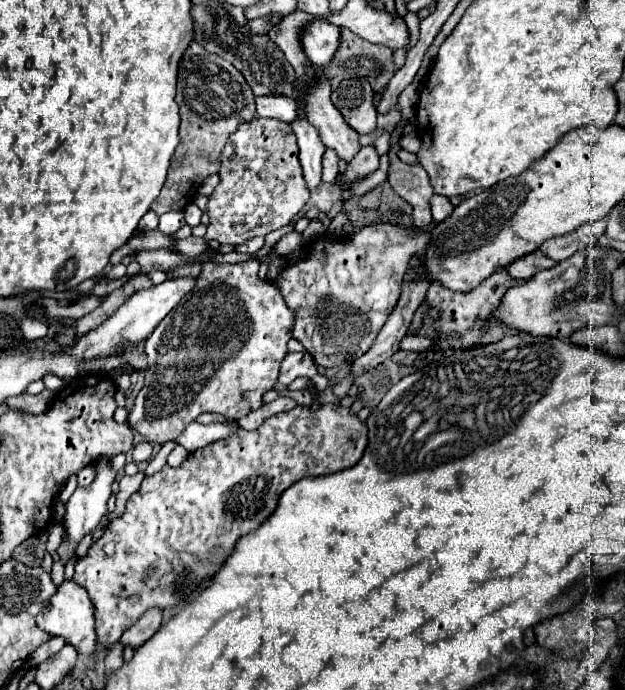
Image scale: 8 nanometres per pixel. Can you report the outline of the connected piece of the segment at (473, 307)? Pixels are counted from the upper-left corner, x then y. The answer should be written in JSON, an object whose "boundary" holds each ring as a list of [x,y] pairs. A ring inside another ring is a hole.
{"boundary":[[[499,270],[499,274],[493,274],[491,278],[487,278],[485,282],[481,282],[473,292],[461,294],[461,292],[451,292],[445,290],[443,286],[439,286],[437,282],[431,282],[429,292],[427,292],[427,304],[431,304],[433,308],[441,310],[441,320],[435,322],[435,328],[439,330],[439,336],[443,340],[443,348],[445,350],[459,350],[463,346],[469,346],[473,342],[477,342],[481,338],[481,326],[489,322],[491,312],[495,310],[495,306],[501,302],[503,294],[507,292],[507,288],[519,284],[523,280],[513,280],[507,270]]]}

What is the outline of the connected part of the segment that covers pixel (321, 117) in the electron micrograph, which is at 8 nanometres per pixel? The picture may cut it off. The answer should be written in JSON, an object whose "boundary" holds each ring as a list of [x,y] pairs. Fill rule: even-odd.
{"boundary":[[[321,72],[317,76],[311,76],[311,82],[309,82],[309,76],[299,76],[297,82],[293,82],[293,98],[297,102],[297,110],[319,130],[319,136],[321,136],[323,144],[327,148],[333,148],[339,158],[349,162],[361,150],[359,134],[345,122],[345,118],[333,106],[329,96],[331,96],[331,84],[327,82],[327,78]]]}

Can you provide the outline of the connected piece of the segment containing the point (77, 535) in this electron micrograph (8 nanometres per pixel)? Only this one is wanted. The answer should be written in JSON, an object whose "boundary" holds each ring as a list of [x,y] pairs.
{"boundary":[[[101,458],[95,464],[95,478],[89,488],[77,488],[67,502],[67,514],[65,514],[65,530],[67,530],[67,542],[61,544],[59,556],[65,564],[69,556],[75,552],[81,538],[89,532],[93,532],[101,518],[107,514],[107,500],[111,496],[111,484],[117,478],[117,472],[111,466],[109,458]]]}

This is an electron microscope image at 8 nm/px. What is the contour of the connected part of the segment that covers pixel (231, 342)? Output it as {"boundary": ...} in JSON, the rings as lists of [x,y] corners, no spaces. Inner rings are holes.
{"boundary":[[[247,260],[247,262],[239,262],[239,264],[203,264],[203,272],[197,278],[195,290],[191,290],[191,294],[187,294],[187,298],[183,298],[183,302],[171,314],[167,314],[159,322],[159,326],[153,330],[153,334],[147,338],[145,352],[147,352],[147,358],[149,358],[149,368],[145,370],[145,386],[137,394],[133,410],[129,412],[129,418],[127,418],[127,424],[133,430],[137,430],[143,438],[147,438],[147,442],[165,444],[169,440],[175,440],[185,430],[185,426],[195,422],[197,416],[203,414],[203,412],[217,412],[217,414],[223,414],[223,416],[229,416],[229,418],[235,418],[235,420],[243,418],[249,412],[257,410],[263,404],[263,400],[261,400],[263,394],[275,386],[277,376],[279,376],[279,366],[281,366],[283,358],[287,356],[287,342],[291,340],[291,326],[293,326],[295,318],[293,318],[291,310],[285,306],[279,290],[275,290],[275,286],[271,282],[259,280],[257,272],[259,272],[259,262],[257,260]]]}

